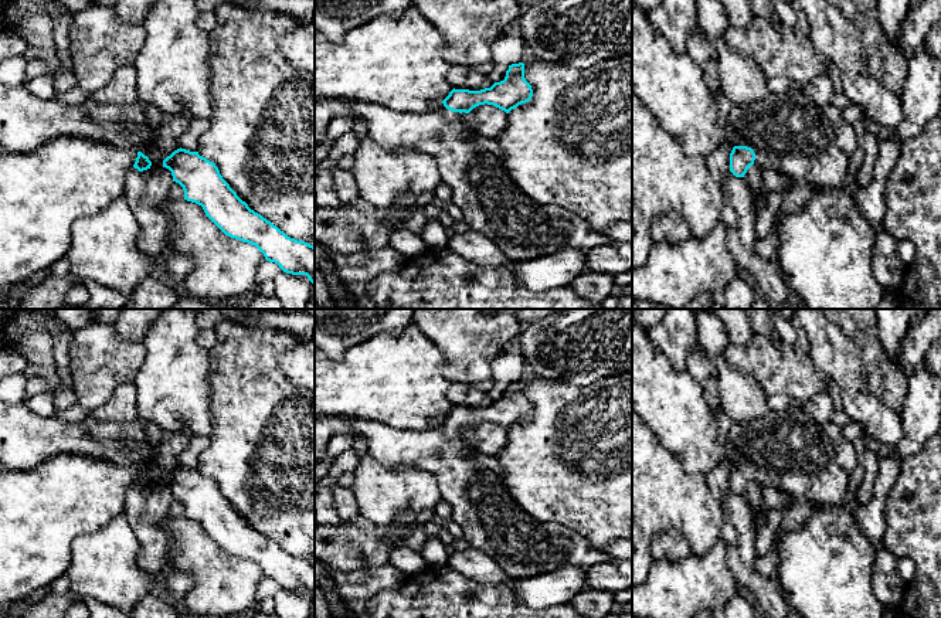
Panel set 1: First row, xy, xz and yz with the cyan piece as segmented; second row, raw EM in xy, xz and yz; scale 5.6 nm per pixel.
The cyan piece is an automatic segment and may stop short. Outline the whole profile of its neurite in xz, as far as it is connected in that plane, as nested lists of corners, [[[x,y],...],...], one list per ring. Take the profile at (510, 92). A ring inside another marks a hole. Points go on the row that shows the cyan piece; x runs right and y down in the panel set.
[[[512,64],[506,77],[480,91],[452,89],[439,103],[419,112],[393,111],[363,101],[346,101],[353,119],[367,122],[367,135],[385,149],[410,149],[432,156],[438,162],[441,181],[452,191],[452,203],[462,210],[472,231],[492,240],[506,261],[523,262],[548,257],[565,247],[585,251],[614,241],[605,232],[591,231],[584,220],[556,204],[540,204],[526,196],[510,179],[497,156],[473,142],[475,126],[462,113],[479,105],[493,105],[506,113],[531,99],[531,85],[524,78],[524,64]]]

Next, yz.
[[[794,84],[785,94],[770,94],[770,96],[762,101],[754,101],[748,105],[733,105],[723,129],[726,145],[731,150],[730,172],[736,177],[744,177],[748,167],[755,164],[762,169],[781,170],[795,181],[808,181],[826,189],[843,190],[849,180],[850,159],[838,147],[835,132],[823,118],[821,106],[801,89],[796,89]]]

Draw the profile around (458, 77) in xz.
[[[453,65],[446,75],[448,84],[455,89],[480,91],[490,88],[495,82],[480,71]]]

